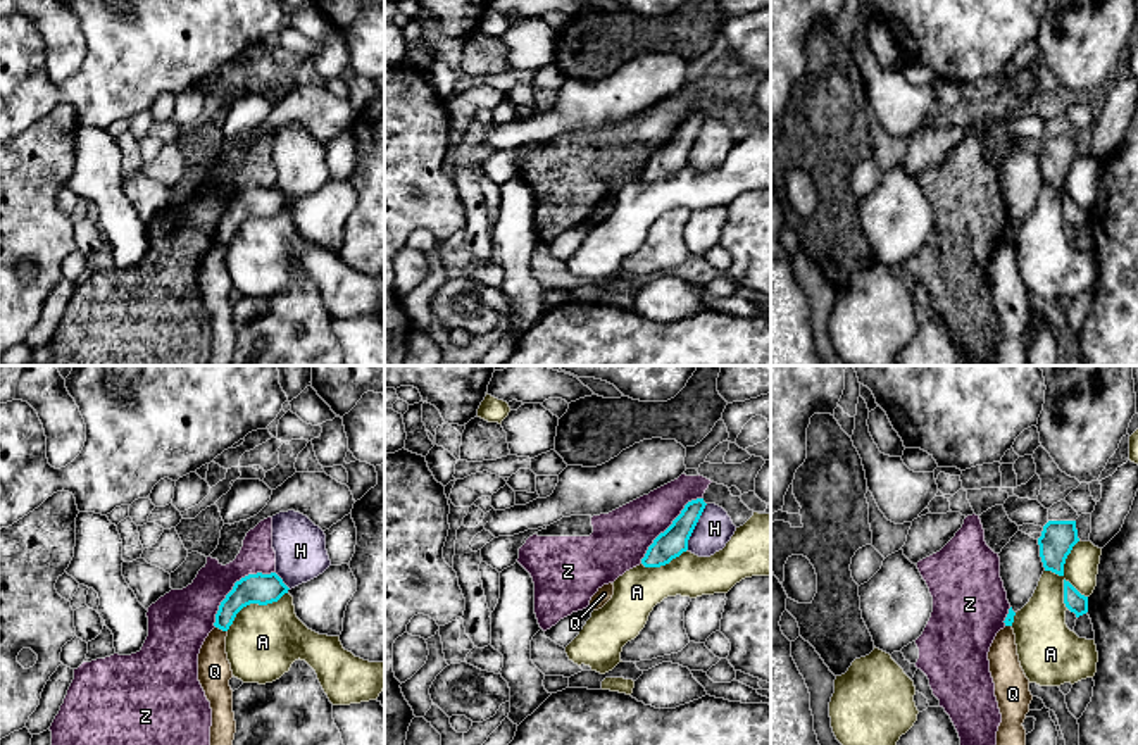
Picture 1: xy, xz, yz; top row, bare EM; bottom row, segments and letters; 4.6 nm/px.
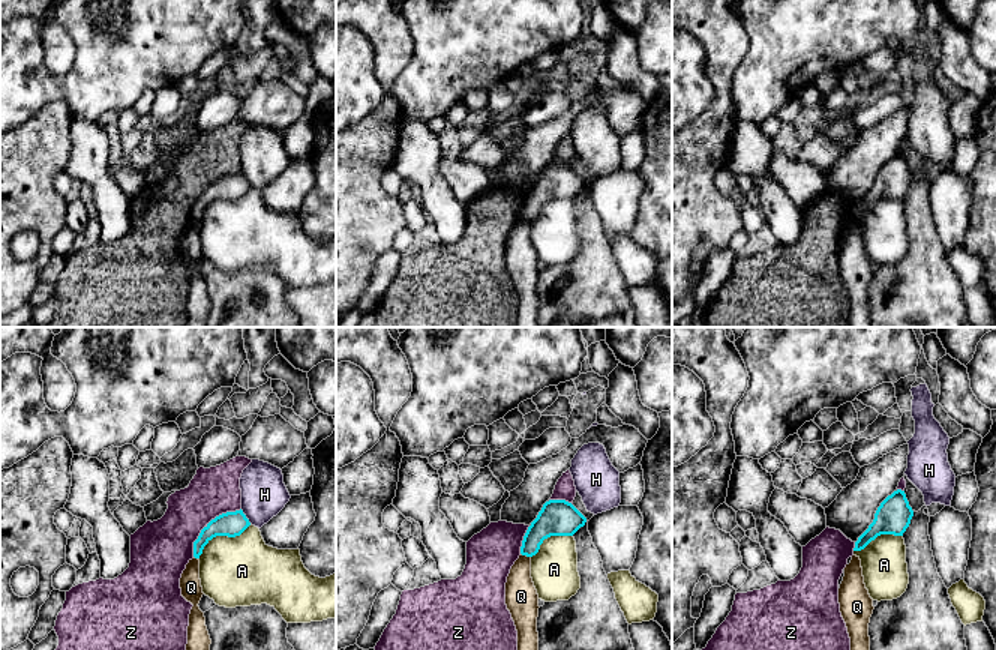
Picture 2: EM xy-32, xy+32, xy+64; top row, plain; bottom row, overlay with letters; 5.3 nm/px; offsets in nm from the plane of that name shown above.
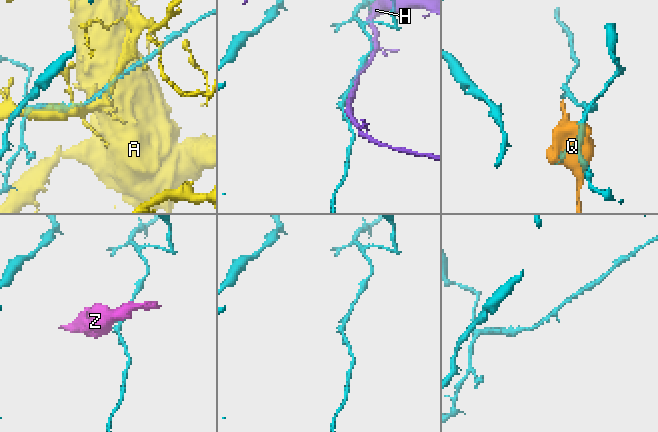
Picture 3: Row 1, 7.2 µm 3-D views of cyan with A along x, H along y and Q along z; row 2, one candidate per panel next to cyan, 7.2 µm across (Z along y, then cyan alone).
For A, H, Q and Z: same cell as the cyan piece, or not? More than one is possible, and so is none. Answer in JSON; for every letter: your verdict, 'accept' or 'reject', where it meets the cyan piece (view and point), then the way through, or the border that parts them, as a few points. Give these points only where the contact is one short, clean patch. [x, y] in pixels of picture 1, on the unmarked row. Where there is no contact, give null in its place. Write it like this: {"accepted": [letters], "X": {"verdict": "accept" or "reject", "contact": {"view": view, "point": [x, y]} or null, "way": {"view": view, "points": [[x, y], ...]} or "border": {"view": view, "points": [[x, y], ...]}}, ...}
{"accepted": [], "A": {"verdict": "reject", "contact": {"view": "yz", "point": [1062, 188]}}, "H": {"verdict": "reject", "contact": {"view": "xz", "point": [695, 138]}}, "Q": {"verdict": "reject", "contact": {"view": "xy", "point": [221, 242]}, "border": {"view": "xy", "points": [[216, 240], [226, 245]]}}, "Z": {"verdict": "reject", "contact": {"view": "xy", "point": [235, 199]}}}

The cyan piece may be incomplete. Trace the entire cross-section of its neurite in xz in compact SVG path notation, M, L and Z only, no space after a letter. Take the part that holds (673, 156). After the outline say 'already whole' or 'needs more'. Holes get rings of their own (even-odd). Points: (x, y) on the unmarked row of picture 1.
M703 112L688 116L681 128L672 135L672 138L648 160L645 171L641 172L641 178L645 181L660 181L686 166L688 153L705 119L707 117Z; already whole

